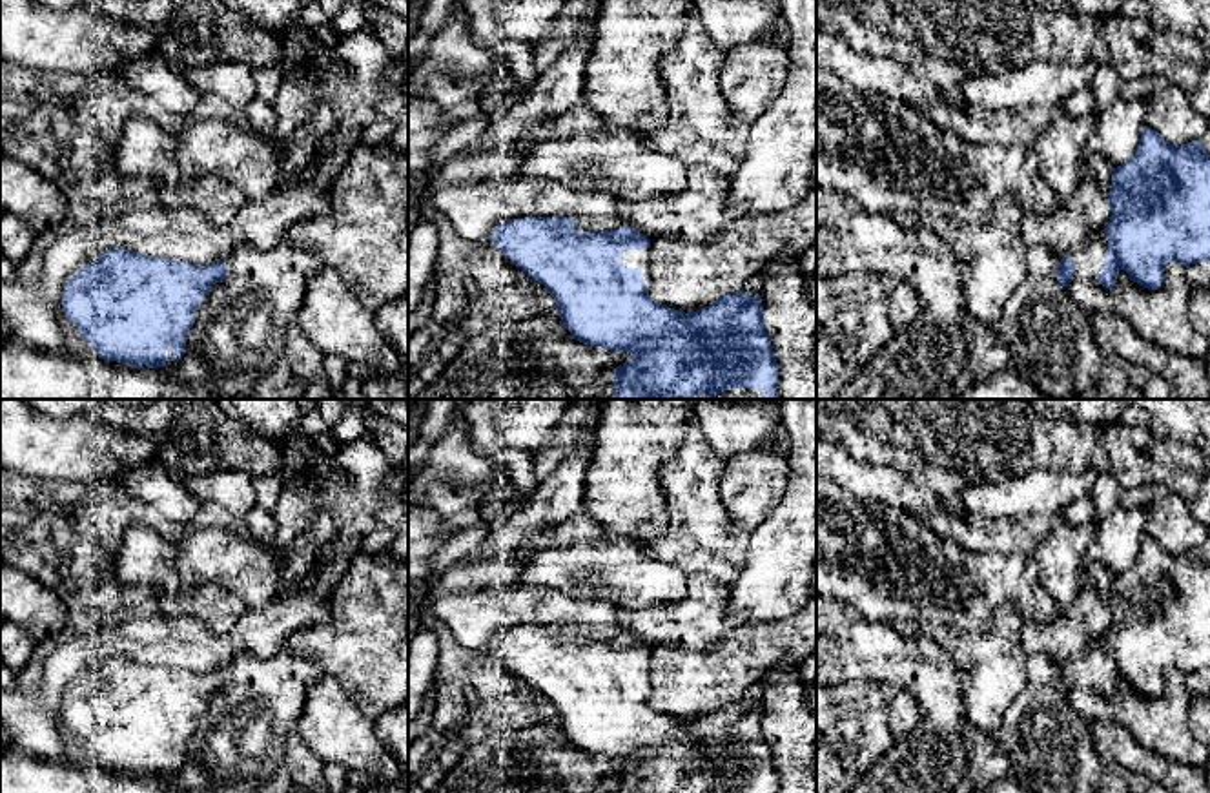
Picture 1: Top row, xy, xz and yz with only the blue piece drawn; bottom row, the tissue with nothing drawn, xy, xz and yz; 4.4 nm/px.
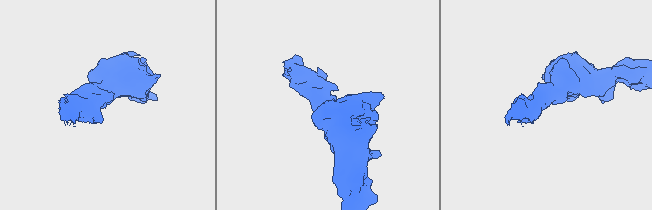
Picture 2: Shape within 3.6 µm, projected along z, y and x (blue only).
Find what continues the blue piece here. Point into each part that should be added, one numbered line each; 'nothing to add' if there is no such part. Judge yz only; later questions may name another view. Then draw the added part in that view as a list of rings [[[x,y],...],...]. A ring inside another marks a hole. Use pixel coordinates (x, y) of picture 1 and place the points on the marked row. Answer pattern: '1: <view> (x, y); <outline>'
1: yz (1090, 252); [[[1093,230],[1092,235],[1084,235],[1068,250],[1068,257],[1075,261],[1073,277],[1081,281],[1095,281],[1102,273],[1102,263],[1108,253],[1108,239],[1104,230]]]

